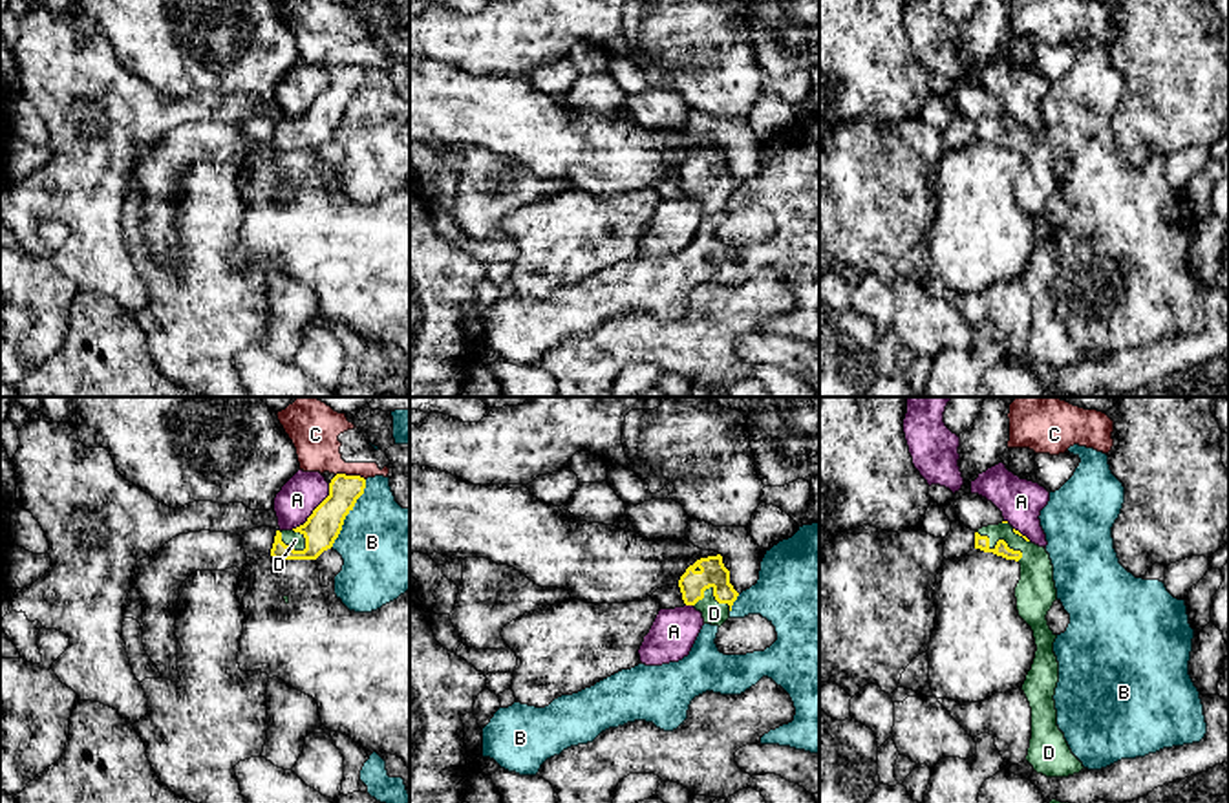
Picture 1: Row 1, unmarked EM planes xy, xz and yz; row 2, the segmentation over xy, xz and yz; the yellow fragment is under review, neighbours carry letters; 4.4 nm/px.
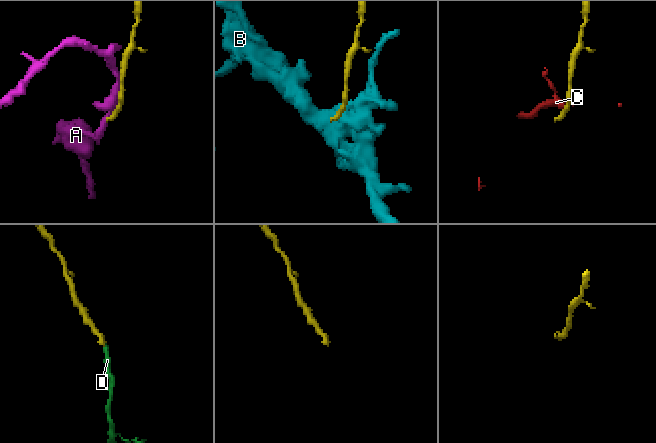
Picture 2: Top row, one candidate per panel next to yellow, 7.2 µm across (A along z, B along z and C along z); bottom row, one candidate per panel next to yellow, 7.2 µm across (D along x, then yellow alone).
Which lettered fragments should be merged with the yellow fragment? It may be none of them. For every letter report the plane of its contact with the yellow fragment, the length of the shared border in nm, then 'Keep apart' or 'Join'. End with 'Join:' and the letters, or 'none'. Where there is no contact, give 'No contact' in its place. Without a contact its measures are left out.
A: Touches yellow in xy. Shared border 260 nm. Keep apart
B: Touches yellow in xy. Shared border 340 nm. Keep apart
C: Touches yellow in xy. Shared border 140 nm. Keep apart
D: Touches yellow in yz. Shared border 240 nm. Join
Join: D

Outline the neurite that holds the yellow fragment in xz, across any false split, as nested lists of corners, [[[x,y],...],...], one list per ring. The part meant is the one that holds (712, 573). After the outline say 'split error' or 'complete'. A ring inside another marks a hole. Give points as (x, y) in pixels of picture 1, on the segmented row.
[[[722,556],[697,560],[679,580],[682,600],[702,613],[704,624],[722,626],[739,593],[730,584]]]; split error

